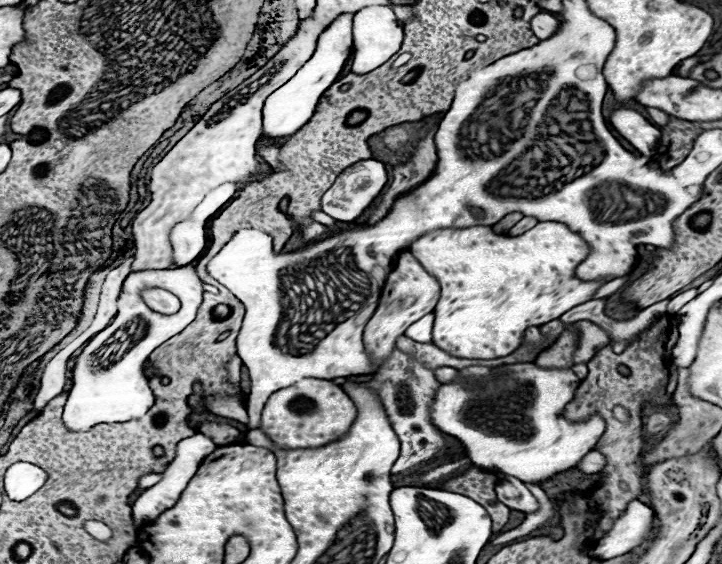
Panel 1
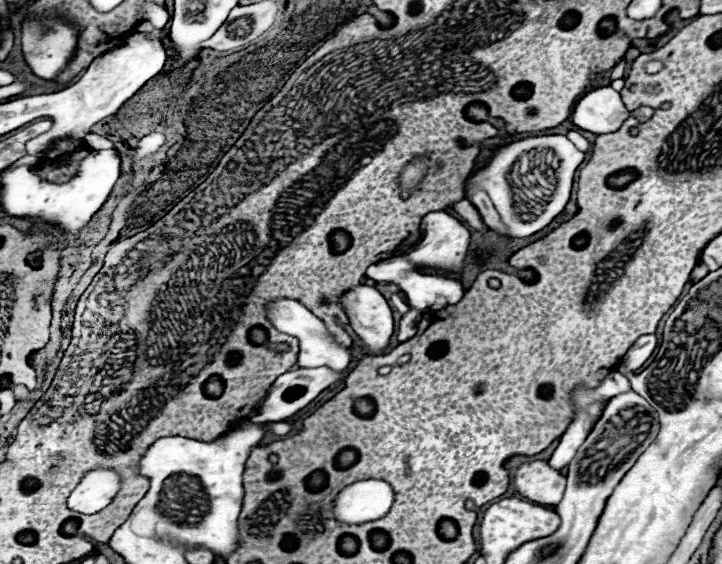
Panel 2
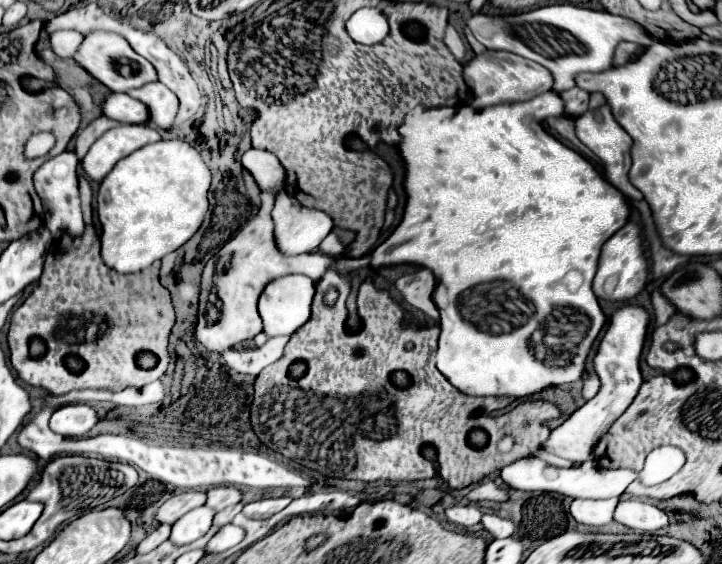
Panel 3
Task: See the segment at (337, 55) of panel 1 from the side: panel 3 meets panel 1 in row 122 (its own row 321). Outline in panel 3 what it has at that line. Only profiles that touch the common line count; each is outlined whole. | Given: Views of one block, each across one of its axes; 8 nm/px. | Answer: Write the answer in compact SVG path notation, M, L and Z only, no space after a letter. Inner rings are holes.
M288 274L276 280L270 280L258 300L260 318L264 320L264 332L272 338L292 336L310 318L312 296L314 296L314 282L304 274Z

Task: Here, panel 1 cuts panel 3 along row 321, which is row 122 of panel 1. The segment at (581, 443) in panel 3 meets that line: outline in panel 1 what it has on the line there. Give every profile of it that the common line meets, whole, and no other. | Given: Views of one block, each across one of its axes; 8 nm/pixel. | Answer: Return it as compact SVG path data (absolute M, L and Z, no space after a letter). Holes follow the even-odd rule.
M620 108L614 110L610 124L622 134L622 138L626 138L640 154L646 157L653 157L656 154L656 146L658 146L658 138L660 138L660 130L656 126L652 126L642 114L638 114L636 110L630 108Z

